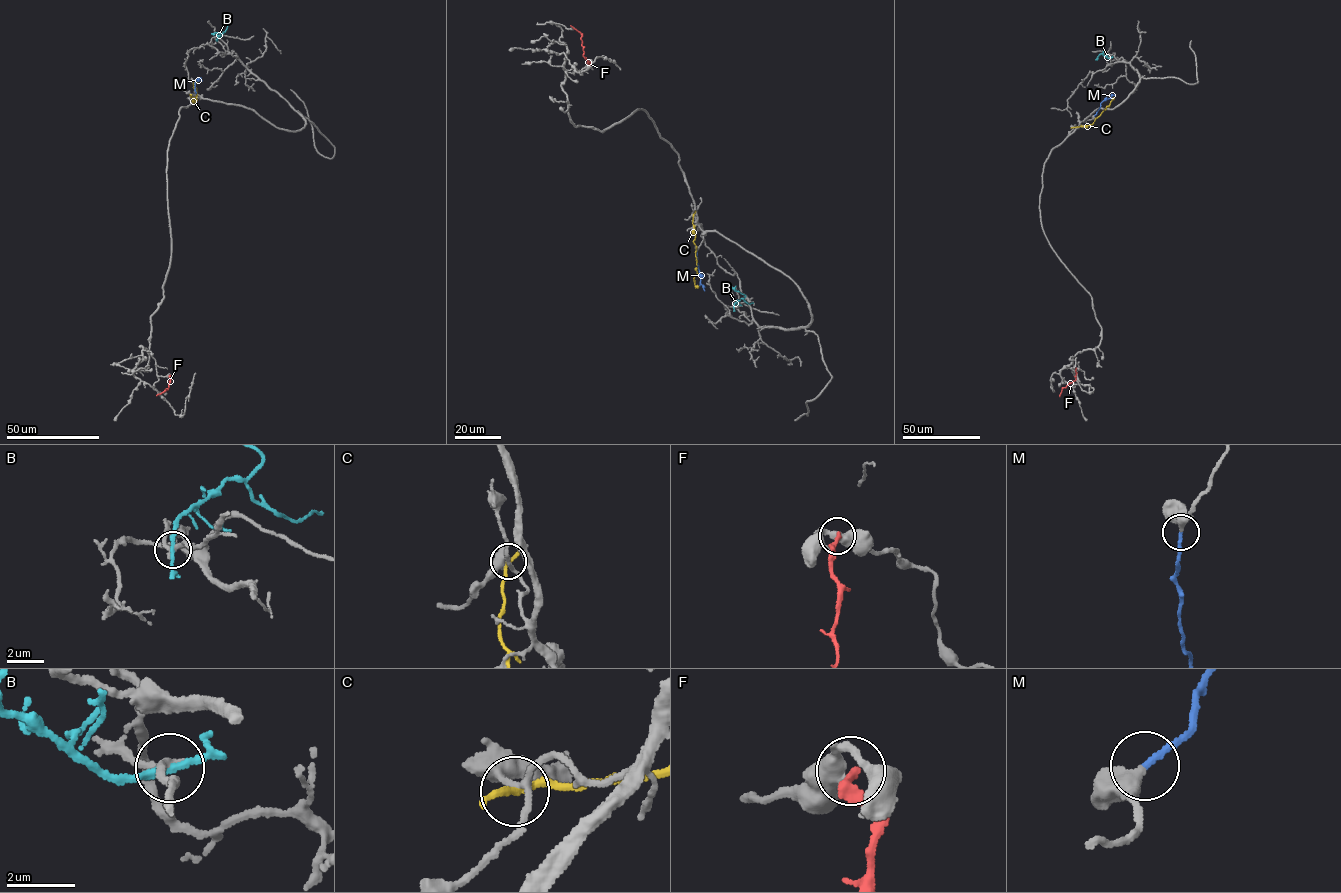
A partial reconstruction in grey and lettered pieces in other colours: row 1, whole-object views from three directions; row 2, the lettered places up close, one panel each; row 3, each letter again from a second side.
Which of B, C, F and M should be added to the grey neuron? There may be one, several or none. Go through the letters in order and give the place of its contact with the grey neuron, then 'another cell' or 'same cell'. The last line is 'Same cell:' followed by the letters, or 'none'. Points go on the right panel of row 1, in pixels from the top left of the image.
B: (1110, 58) | another cell
C: (1072, 127) | another cell
F: (1076, 368) | another cell
M: (1094, 115) | same cell
Same cell: M

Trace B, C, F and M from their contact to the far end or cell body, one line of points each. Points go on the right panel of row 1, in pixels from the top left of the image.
B: (1110, 57), (1100, 54), (1095, 59)
C: (1072, 127), (1092, 124), (1113, 99)
F: (1076, 368), (1076, 378), (1062, 388), (1060, 396)
M: (1094, 115), (1100, 103), (1115, 95)

